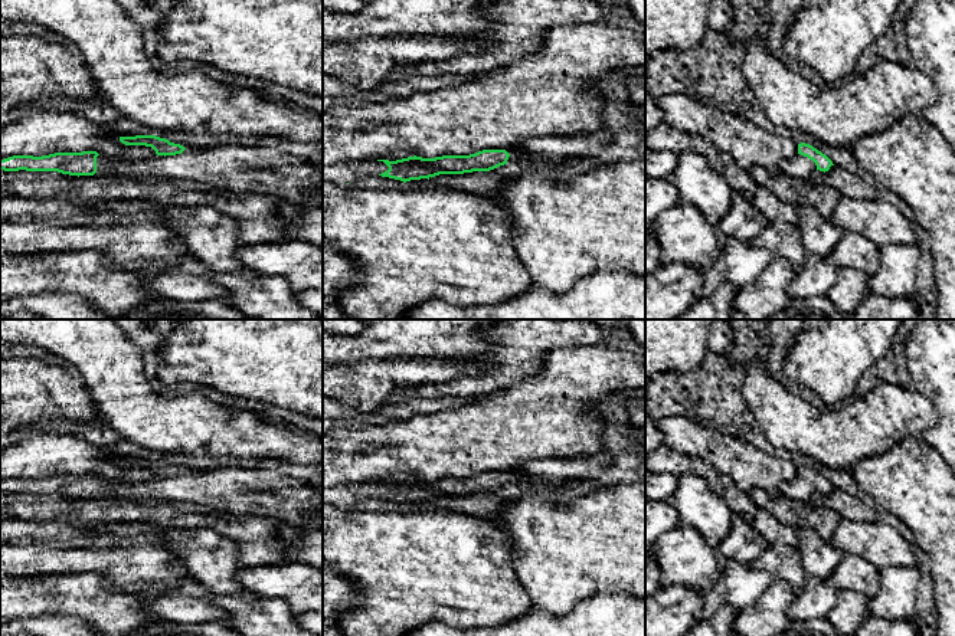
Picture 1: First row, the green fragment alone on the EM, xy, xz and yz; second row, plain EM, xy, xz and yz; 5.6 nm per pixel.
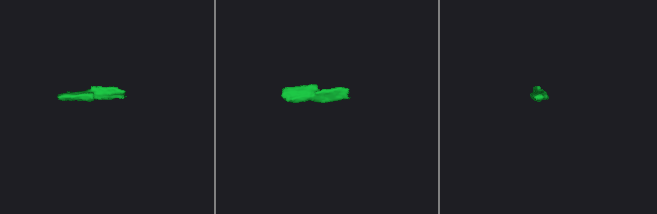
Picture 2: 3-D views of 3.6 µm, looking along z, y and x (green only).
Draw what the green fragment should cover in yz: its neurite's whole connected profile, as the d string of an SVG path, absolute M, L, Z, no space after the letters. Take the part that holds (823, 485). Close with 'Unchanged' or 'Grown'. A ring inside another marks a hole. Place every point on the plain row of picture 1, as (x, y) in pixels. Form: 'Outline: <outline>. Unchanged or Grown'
Outline: M801 465L798 466L798 475L782 483L781 492L791 501L808 502L815 492L825 495L831 488L834 486L825 476L810 466Z. Grown

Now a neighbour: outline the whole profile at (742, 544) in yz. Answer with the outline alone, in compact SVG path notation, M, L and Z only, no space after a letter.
M733 515L730 531L716 551L726 560L752 565L768 547L769 544L763 537L755 532L752 524L739 515Z

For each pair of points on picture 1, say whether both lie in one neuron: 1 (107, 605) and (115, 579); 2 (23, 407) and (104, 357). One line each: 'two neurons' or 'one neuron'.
1: two neurons
2: two neurons

